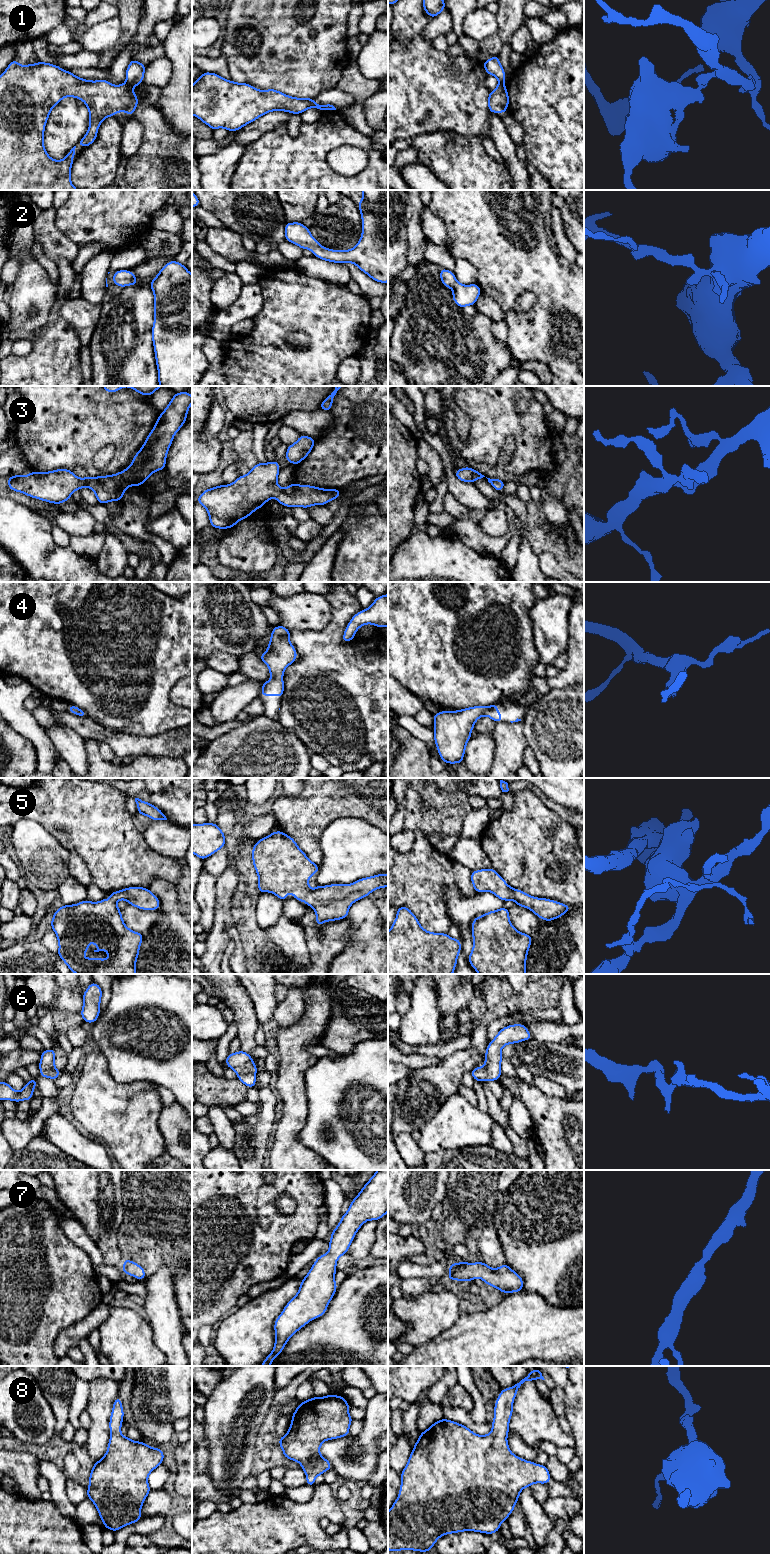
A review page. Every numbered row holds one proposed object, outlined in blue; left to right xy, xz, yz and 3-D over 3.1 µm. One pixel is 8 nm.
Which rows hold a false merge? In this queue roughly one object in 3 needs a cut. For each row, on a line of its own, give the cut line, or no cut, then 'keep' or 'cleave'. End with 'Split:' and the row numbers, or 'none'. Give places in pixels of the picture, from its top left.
1: xy (126, 82), (131, 87) | cleave
2: no cut | keep
3: no cut | keep
4: no cut | keep
5: no cut | keep
6: no cut | keep
7: no cut | keep
8: no cut | keep
Split: 1

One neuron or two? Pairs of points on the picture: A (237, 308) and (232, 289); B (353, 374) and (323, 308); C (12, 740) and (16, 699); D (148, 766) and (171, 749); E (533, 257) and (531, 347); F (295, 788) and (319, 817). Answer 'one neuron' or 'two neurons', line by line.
A: two neurons
B: two neurons
C: two neurons
D: two neurons
E: one neuron
F: two neurons

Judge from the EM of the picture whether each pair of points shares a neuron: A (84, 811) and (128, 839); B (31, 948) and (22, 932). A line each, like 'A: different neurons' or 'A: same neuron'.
A: same neuron
B: different neurons

